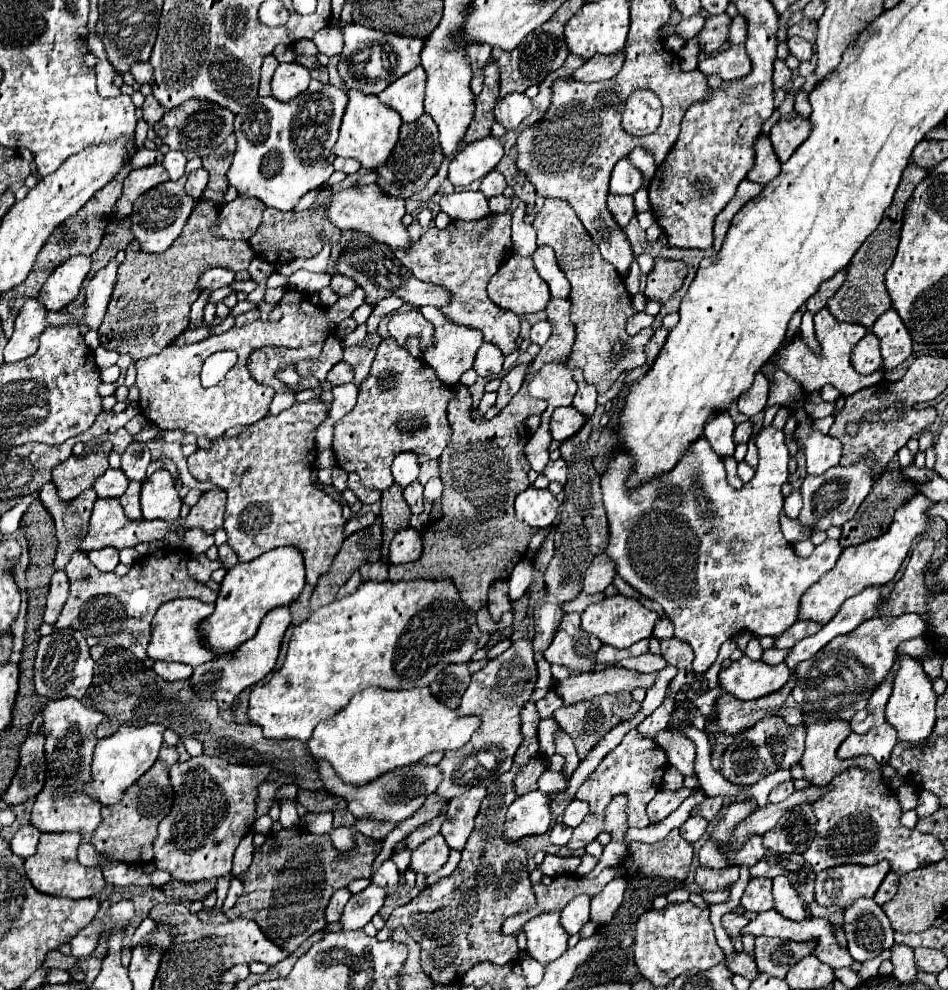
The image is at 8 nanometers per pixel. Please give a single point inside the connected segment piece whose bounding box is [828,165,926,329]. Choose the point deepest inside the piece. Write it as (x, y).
(863, 297)

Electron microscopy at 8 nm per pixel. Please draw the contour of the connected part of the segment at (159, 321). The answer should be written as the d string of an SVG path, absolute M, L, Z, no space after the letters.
M200 201L194 205L182 235L164 253L142 253L138 241L126 247L126 261L118 267L118 283L98 331L104 349L128 353L134 361L160 353L188 327L190 307L200 295L198 279L202 271L230 267L238 273L248 269L250 257L256 257L254 251L250 253L248 241L216 239L212 231L216 219L218 207L210 201Z

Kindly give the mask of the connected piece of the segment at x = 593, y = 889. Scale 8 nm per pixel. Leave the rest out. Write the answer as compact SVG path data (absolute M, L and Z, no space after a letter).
M606 867L596 879L560 875L560 877L554 877L554 881L550 885L536 883L536 885L532 885L532 891L536 895L536 905L528 911L520 913L520 917L506 919L502 931L504 931L504 935L514 935L532 917L536 917L540 913L550 913L550 911L562 911L566 907L566 903L580 893L598 895L606 887L606 883L612 879L614 879L614 869Z

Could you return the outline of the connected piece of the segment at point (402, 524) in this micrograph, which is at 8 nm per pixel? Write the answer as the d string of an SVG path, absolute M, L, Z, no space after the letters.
M394 483L394 487L388 487L384 493L382 493L382 511L380 511L380 517L382 517L382 527L384 527L384 543L382 543L382 561L384 563L390 563L388 561L388 547L394 539L394 535L402 529L406 529L410 525L410 507L406 507L406 501L402 497L402 489Z

